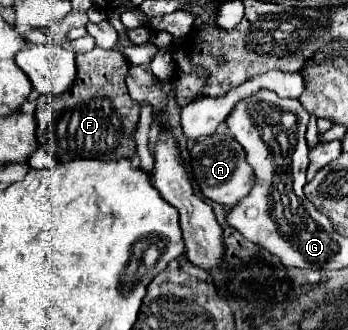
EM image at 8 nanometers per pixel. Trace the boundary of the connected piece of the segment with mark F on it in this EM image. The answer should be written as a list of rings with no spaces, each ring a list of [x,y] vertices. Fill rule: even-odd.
[[[93,48],[87,54],[79,54],[79,80],[75,80],[75,88],[71,92],[63,92],[63,96],[41,96],[39,106],[35,110],[37,116],[37,140],[47,148],[49,154],[59,158],[61,162],[69,162],[75,158],[101,158],[101,160],[117,160],[135,156],[135,140],[133,130],[137,126],[137,102],[127,94],[125,76],[129,64],[125,56],[117,50]]]

